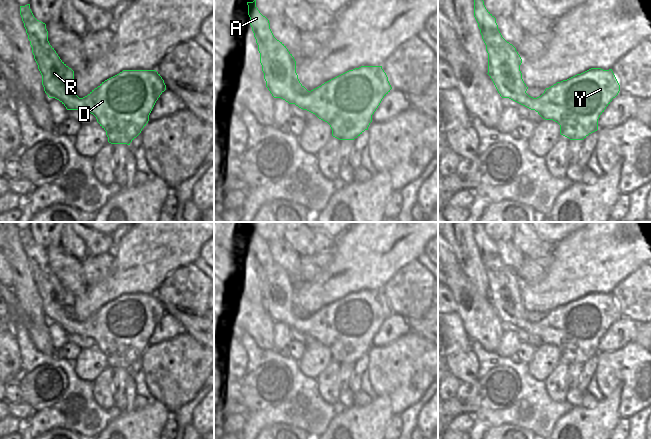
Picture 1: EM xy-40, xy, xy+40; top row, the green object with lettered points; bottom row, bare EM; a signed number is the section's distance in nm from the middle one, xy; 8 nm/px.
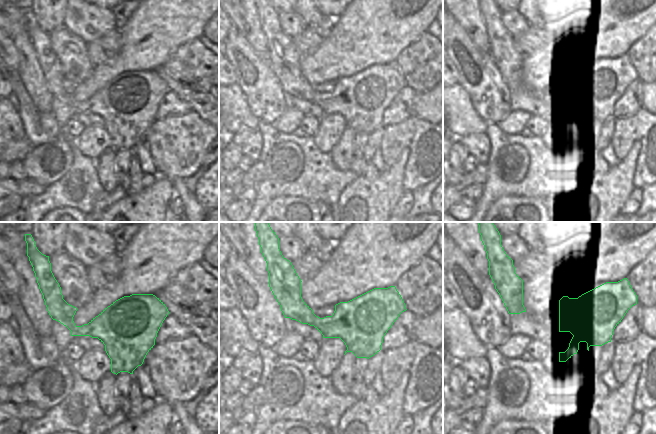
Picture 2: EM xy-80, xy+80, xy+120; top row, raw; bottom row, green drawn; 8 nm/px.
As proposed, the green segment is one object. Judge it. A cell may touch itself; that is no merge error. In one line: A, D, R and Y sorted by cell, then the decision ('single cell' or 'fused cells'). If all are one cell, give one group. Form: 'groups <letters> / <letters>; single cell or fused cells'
groups A D R Y; single cell

